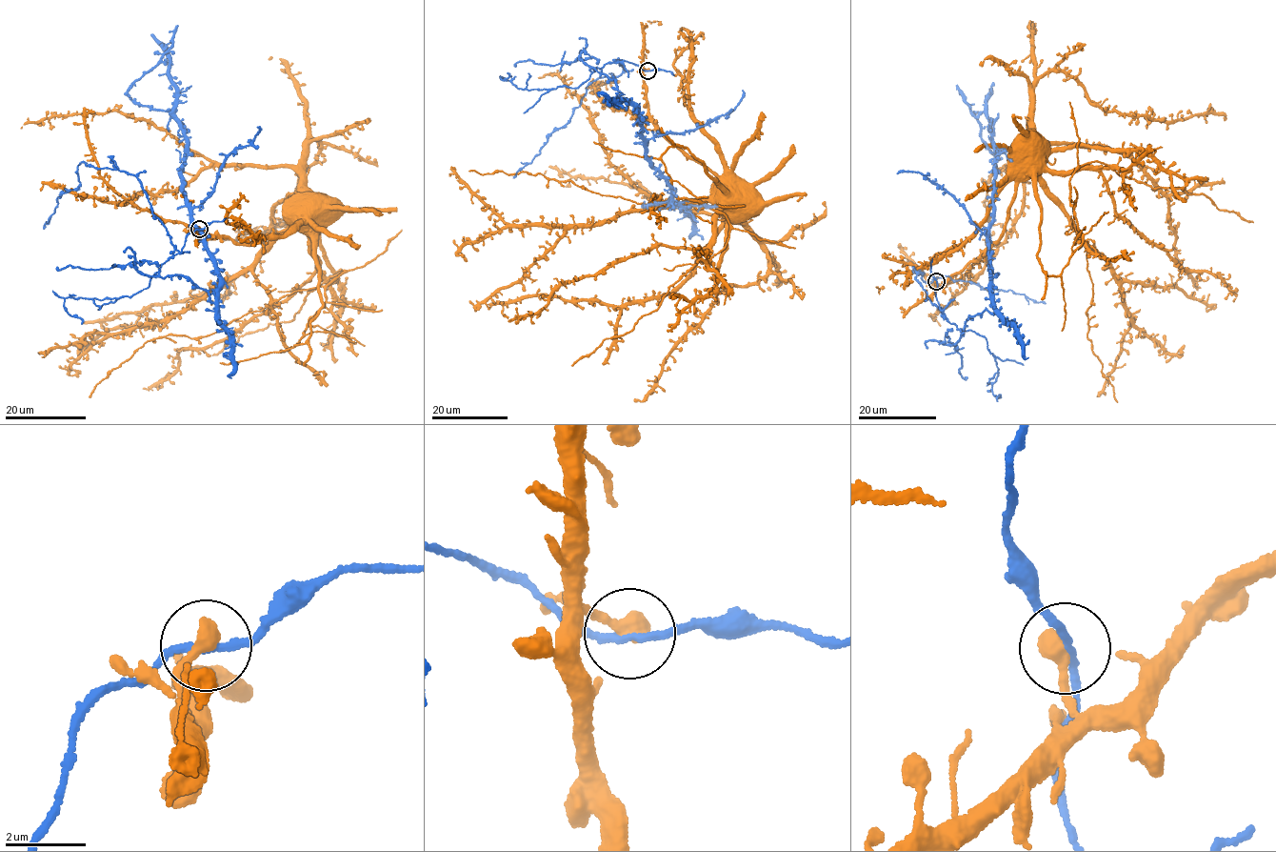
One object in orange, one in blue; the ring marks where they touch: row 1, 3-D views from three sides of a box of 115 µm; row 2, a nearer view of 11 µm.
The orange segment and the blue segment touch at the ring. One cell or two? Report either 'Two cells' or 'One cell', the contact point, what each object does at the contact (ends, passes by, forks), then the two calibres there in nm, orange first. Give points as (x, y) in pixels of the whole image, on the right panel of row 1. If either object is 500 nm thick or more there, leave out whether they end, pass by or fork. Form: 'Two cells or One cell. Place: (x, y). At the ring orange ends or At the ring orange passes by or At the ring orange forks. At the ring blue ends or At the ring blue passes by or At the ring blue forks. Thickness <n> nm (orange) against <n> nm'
Two cells. Place: (936, 281). At the ring orange ends. At the ring blue passes by. Thickness 480 nm (orange) against 180 nm

